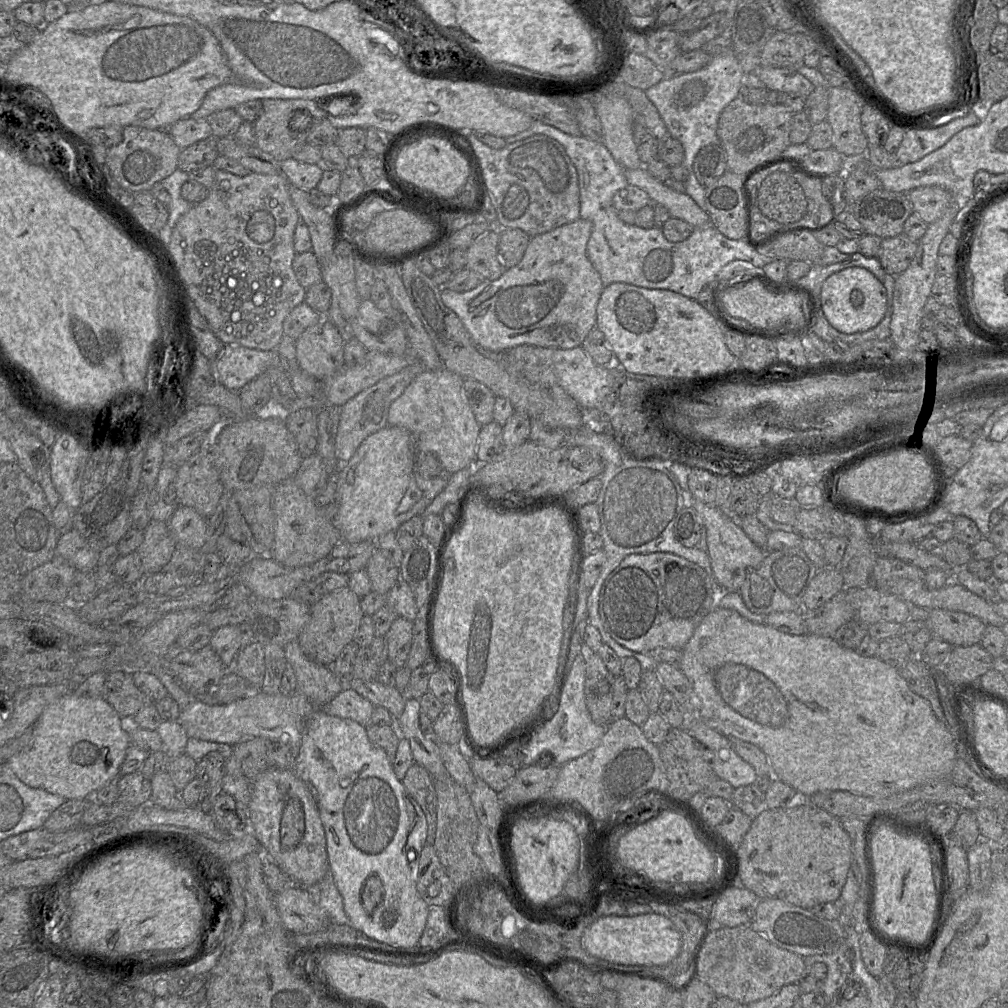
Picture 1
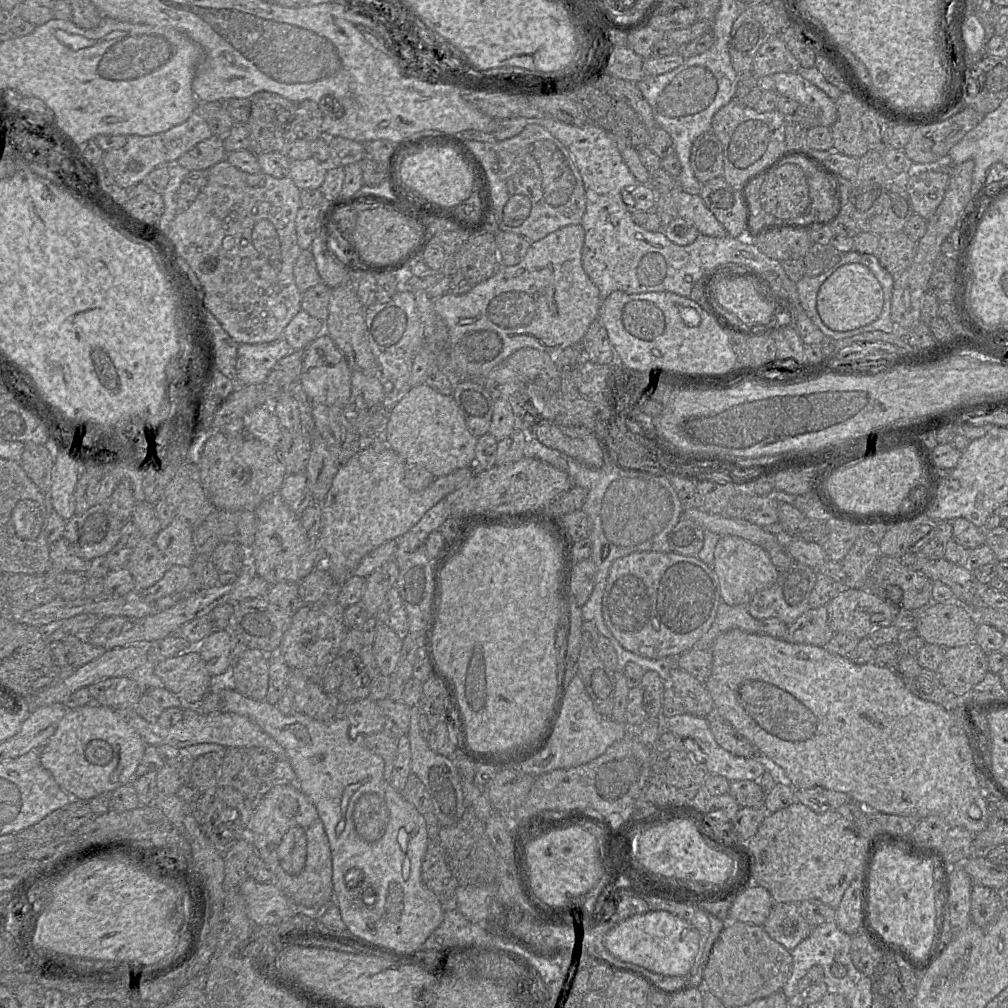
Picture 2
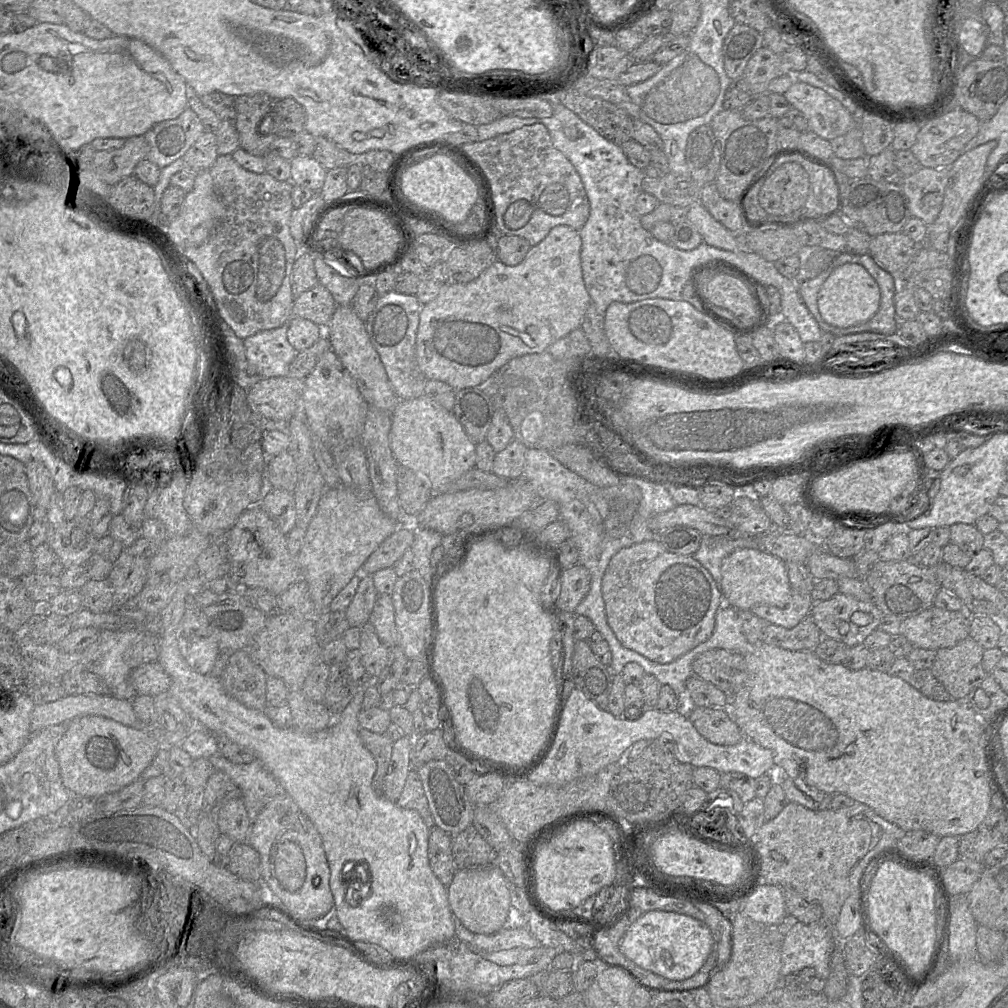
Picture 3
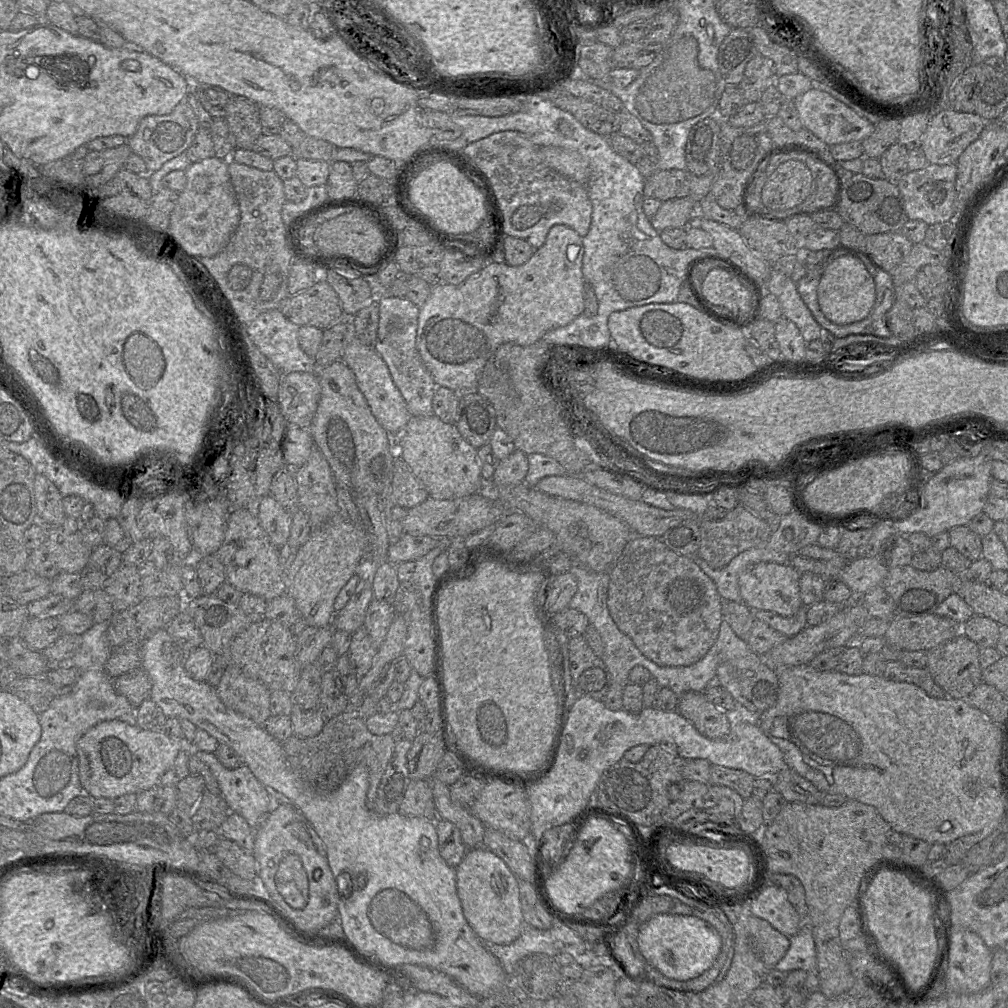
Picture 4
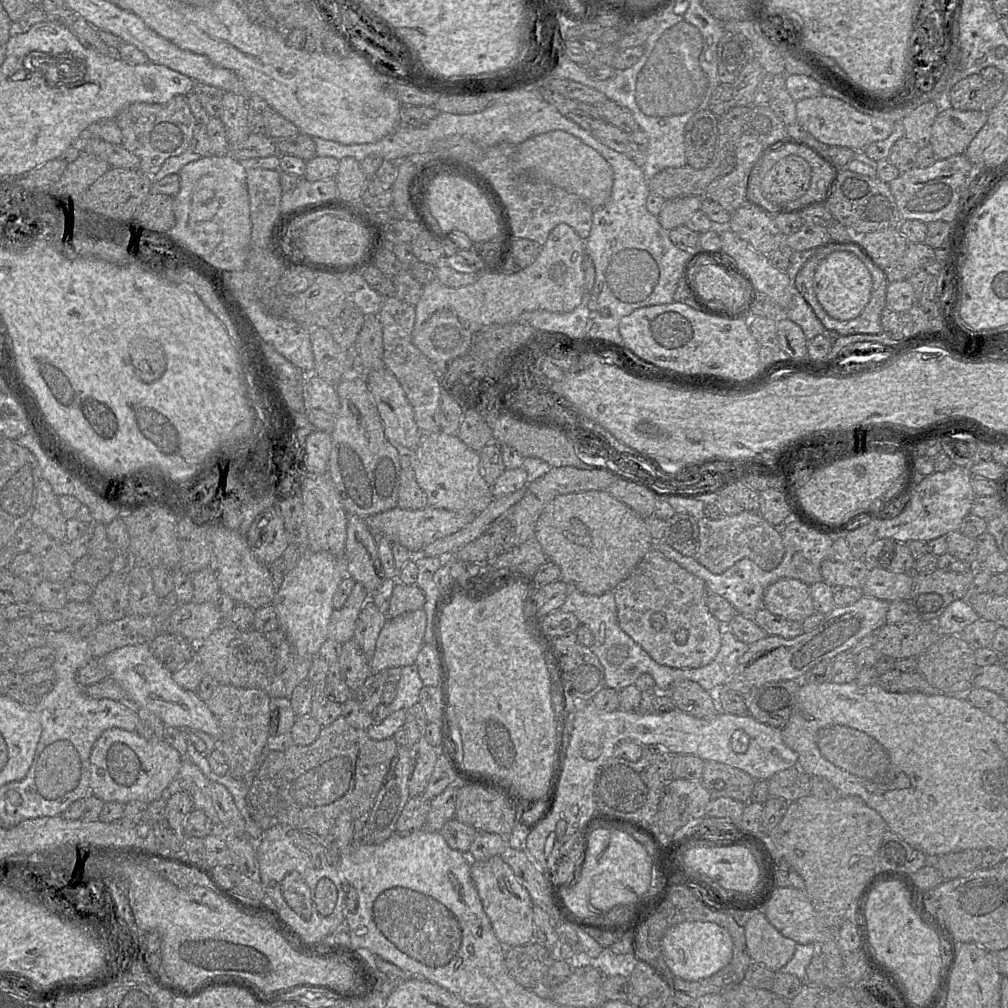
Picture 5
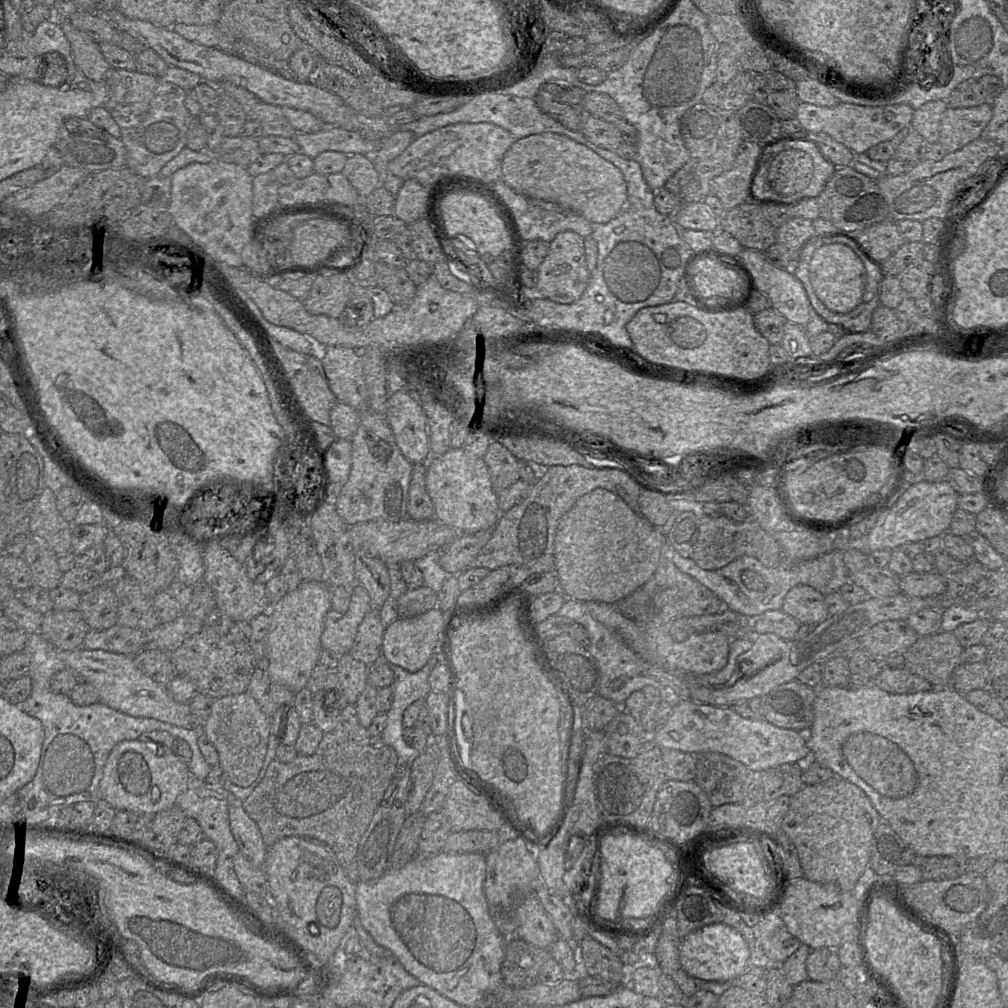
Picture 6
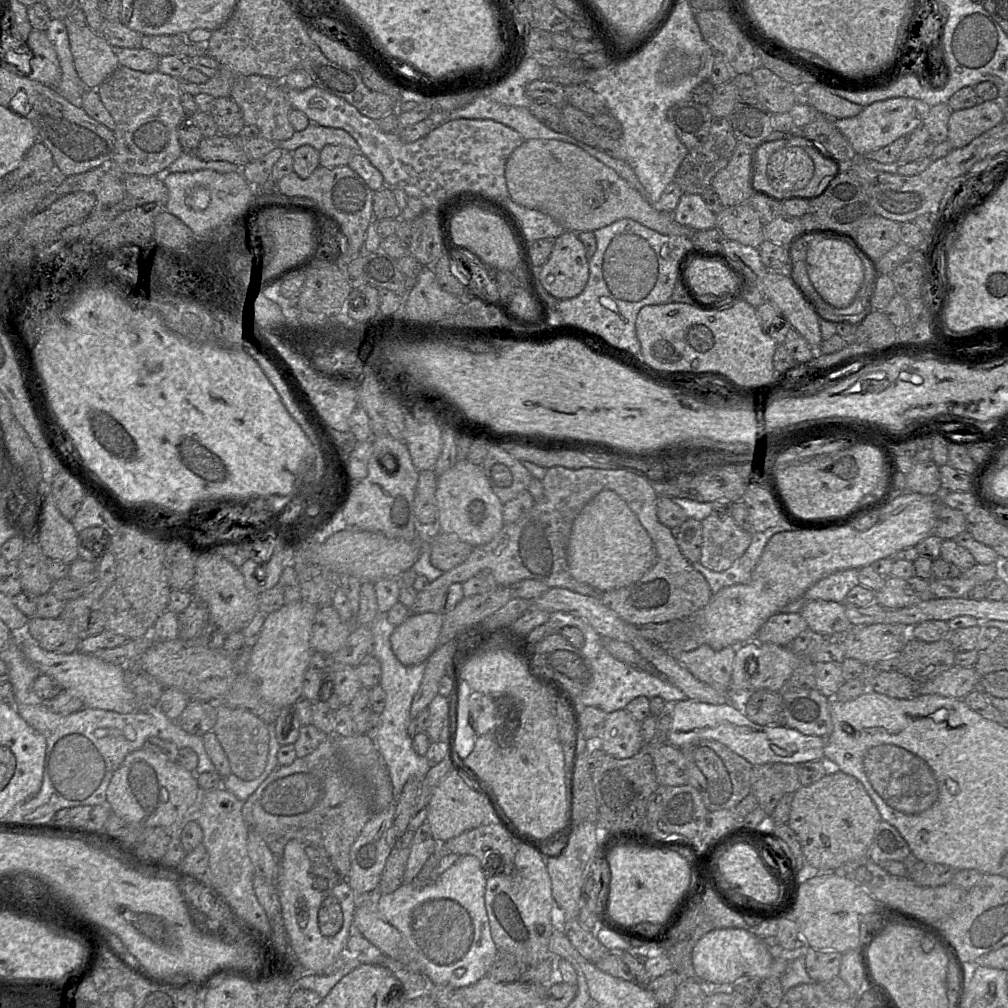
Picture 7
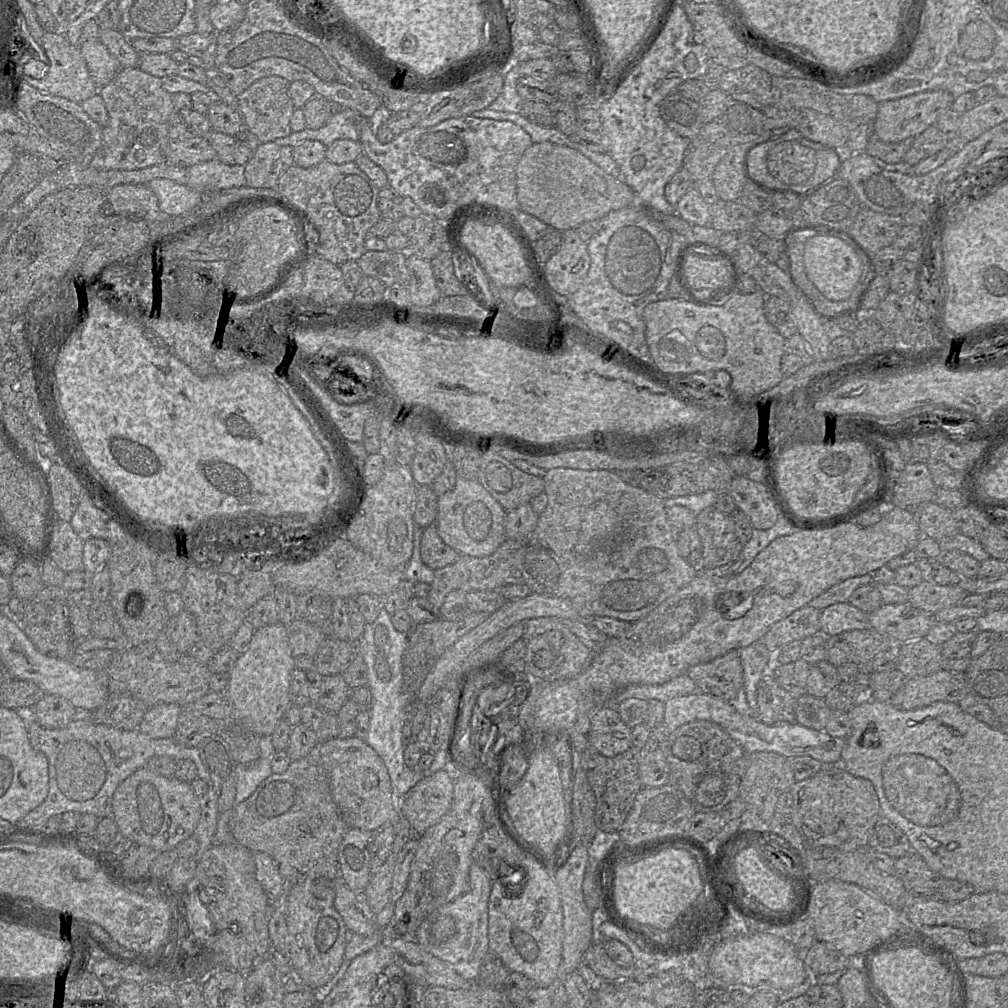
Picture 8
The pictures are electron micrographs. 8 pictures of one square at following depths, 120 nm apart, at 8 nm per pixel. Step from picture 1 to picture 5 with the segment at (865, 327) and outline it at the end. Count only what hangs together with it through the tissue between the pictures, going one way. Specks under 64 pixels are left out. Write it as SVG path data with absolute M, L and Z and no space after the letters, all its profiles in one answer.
M834 248L822 255L817 266L813 288L815 296L826 313L839 321L848 321L858 317L871 299L873 292L873 275L865 265L863 258L854 252Z

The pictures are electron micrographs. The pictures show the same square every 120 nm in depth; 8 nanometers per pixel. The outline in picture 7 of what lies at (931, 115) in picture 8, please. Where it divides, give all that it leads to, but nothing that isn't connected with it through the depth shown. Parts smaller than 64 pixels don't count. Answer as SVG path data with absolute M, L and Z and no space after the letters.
M895 97L882 101L874 102L863 107L861 112L853 117L834 119L837 129L846 137L851 144L857 156L864 156L879 148L887 146L900 137L908 137L908 135L923 123L931 106L920 99L912 97Z

